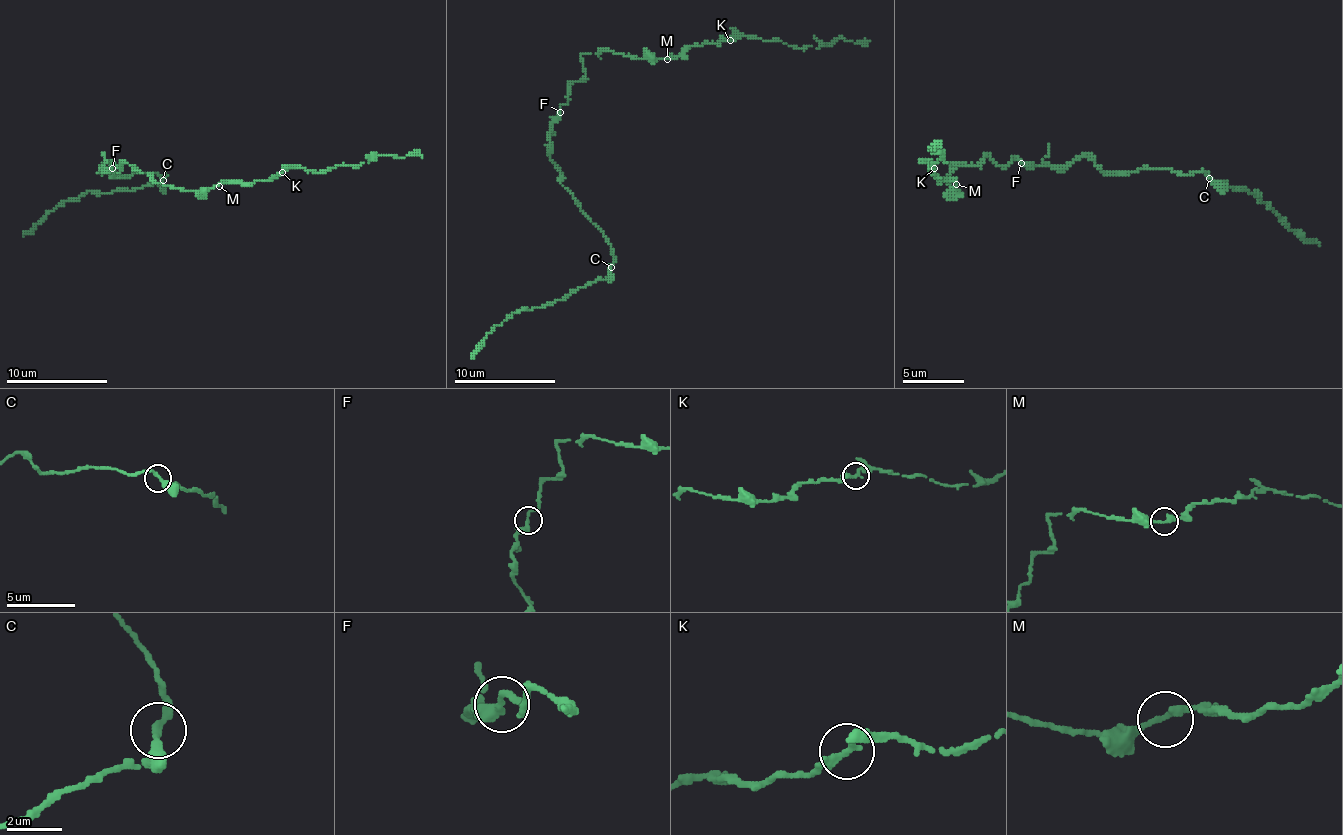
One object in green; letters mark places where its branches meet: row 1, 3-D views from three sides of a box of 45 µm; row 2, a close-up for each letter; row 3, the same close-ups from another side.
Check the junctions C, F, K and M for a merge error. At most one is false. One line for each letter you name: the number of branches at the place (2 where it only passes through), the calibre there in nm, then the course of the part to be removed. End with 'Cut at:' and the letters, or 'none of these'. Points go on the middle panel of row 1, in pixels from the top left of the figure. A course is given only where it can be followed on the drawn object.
Cut at: none of these

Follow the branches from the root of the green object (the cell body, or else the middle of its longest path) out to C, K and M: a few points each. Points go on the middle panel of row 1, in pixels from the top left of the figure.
C: (560, 107), (557, 119), (552, 125), (547, 153), (560, 173), (560, 183), (611, 246), (613, 252), (611, 267)
K: (560, 107), (585, 74), (583, 53), (667, 59), (690, 46), (730, 41)
M: (560, 107), (568, 102), (568, 89), (585, 74), (580, 56), (583, 53), (611, 51), (634, 59), (667, 59)

